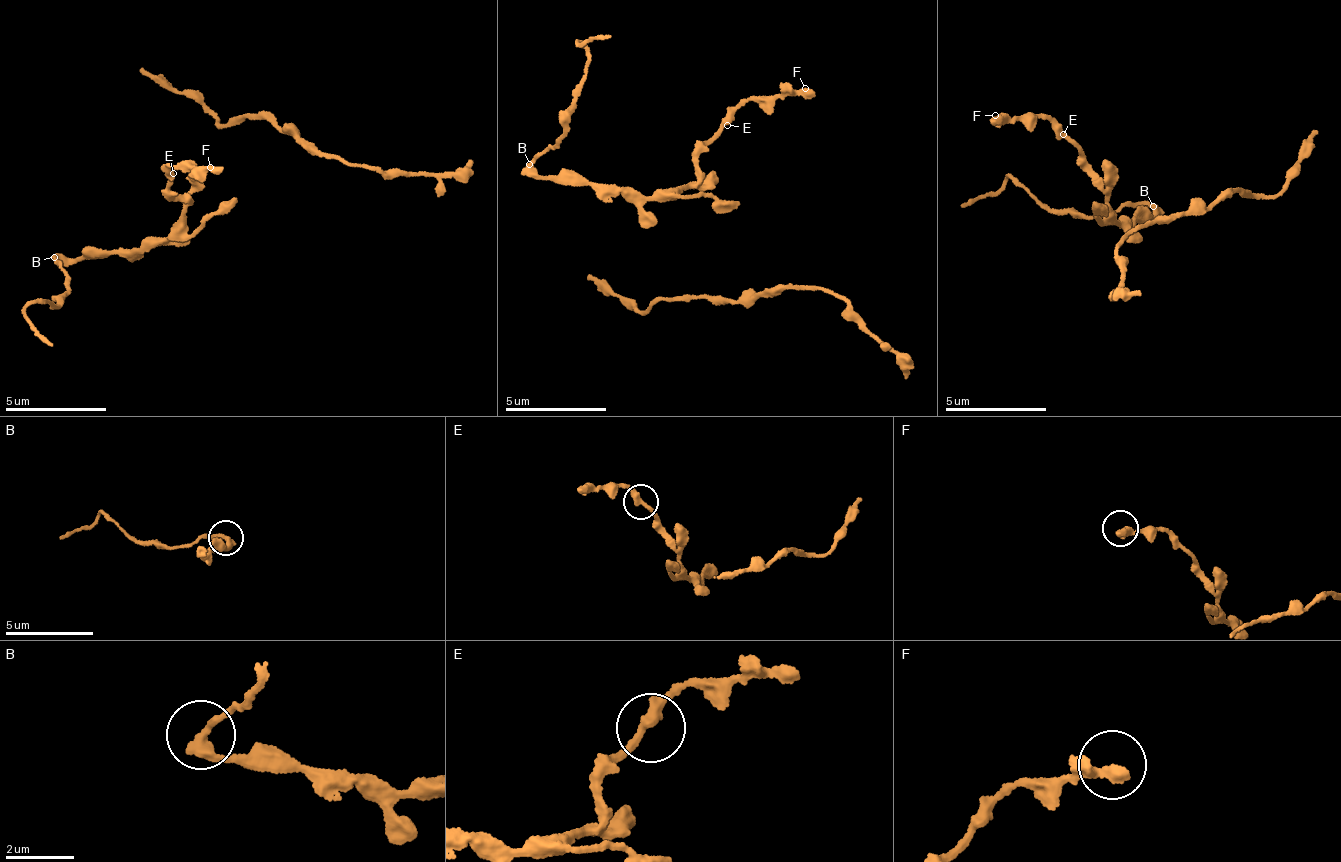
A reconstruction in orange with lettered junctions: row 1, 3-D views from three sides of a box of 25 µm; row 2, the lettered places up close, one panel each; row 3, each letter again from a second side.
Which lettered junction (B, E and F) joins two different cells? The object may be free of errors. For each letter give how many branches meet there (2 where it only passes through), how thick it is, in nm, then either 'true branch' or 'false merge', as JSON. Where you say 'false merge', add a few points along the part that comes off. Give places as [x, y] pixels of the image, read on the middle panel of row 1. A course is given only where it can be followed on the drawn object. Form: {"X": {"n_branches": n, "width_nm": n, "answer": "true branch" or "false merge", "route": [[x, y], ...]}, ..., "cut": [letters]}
{"B": {"n_branches": 2, "width_nm": 280, "answer": "false merge", "route": [[530, 165], [562, 132], [574, 87], [588, 62], [577, 44], [609, 37]]}, "E": {"n_branches": 2, "width_nm": 280, "answer": "true branch"}, "F": {"n_branches": 2, "width_nm": 320, "answer": "true branch"}, "cut": ["B"]}

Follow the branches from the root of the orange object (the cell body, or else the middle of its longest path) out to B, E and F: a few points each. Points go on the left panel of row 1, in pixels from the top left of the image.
B: (200, 228), (188, 237), (175, 233), (162, 243), (149, 240), (129, 251), (116, 247), (98, 256), (56, 258)
E: (200, 228), (188, 237), (184, 231), (184, 208), (188, 205), (171, 191), (169, 175), (173, 173)
F: (200, 228), (188, 237), (184, 231), (188, 205), (171, 191), (166, 169), (173, 163), (210, 167)

